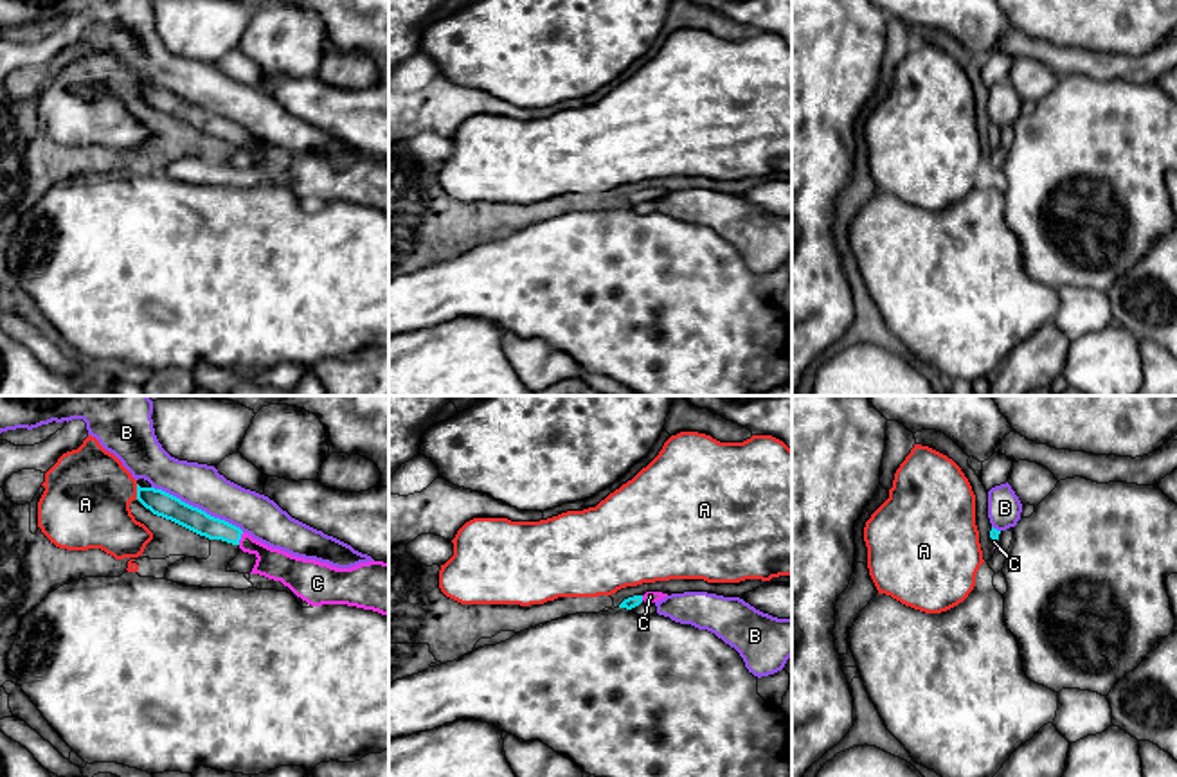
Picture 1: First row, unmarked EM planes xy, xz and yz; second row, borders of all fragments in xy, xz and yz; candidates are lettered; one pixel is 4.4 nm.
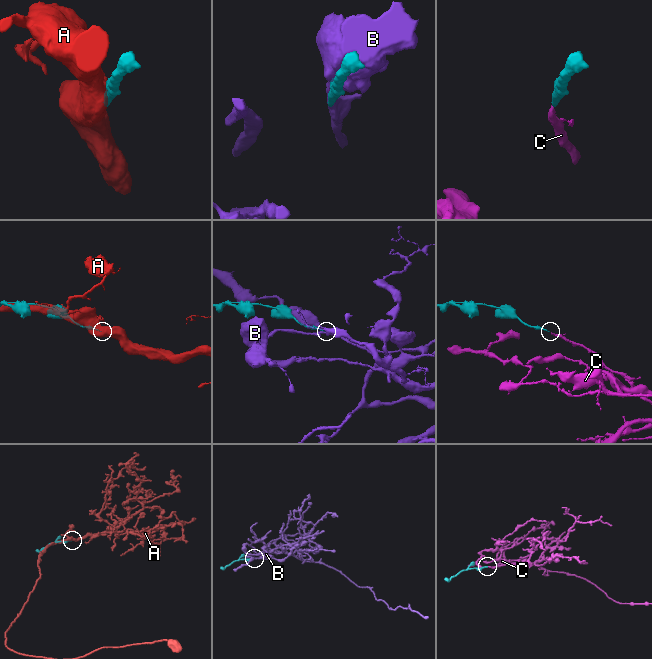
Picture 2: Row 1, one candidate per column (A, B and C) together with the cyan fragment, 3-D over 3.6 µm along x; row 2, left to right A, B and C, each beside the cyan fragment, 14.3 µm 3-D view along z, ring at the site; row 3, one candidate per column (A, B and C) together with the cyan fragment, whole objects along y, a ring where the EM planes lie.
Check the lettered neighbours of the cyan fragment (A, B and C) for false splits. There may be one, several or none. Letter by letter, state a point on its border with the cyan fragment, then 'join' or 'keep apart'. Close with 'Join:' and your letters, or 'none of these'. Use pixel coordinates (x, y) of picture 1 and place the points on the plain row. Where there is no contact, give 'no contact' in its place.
A: contact xy (137, 89); keep apart
B: contact xy (197, 105); keep apart
C: contact xy (240, 135); join
Join: C

